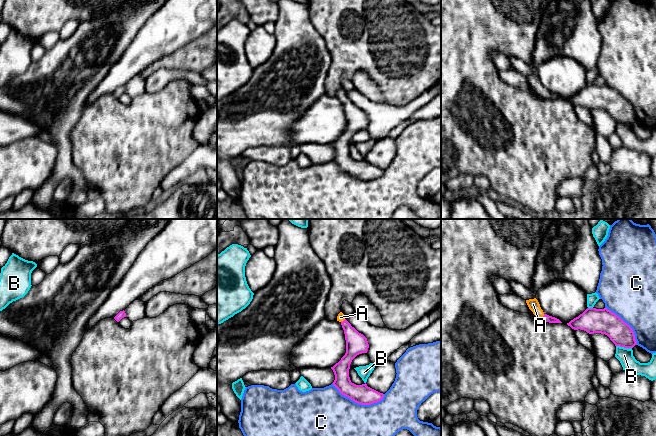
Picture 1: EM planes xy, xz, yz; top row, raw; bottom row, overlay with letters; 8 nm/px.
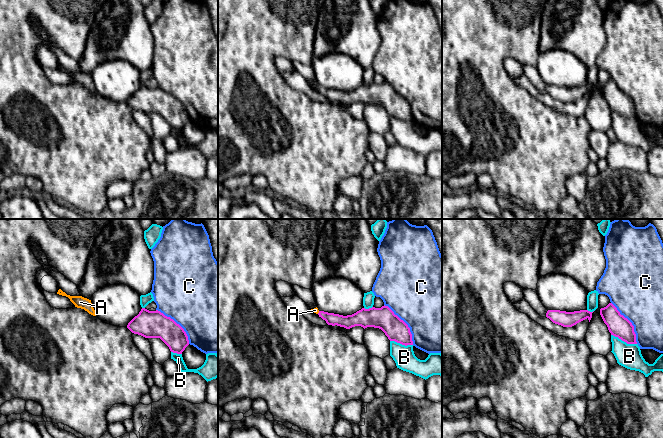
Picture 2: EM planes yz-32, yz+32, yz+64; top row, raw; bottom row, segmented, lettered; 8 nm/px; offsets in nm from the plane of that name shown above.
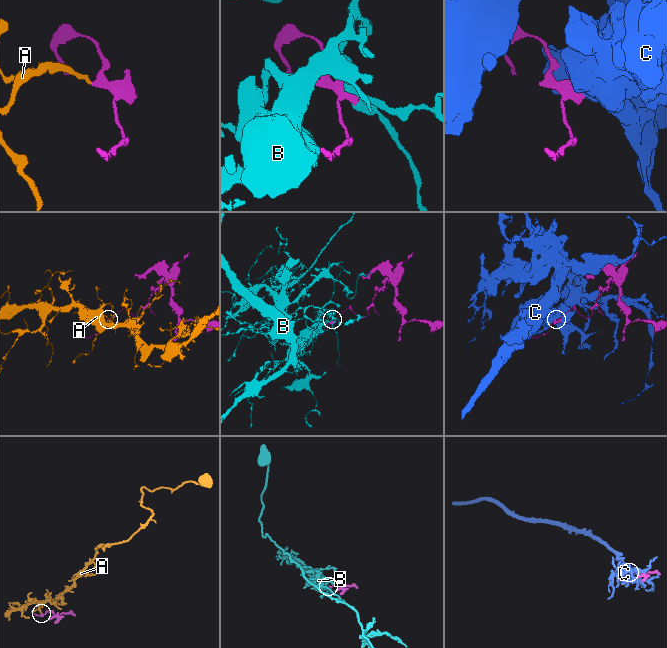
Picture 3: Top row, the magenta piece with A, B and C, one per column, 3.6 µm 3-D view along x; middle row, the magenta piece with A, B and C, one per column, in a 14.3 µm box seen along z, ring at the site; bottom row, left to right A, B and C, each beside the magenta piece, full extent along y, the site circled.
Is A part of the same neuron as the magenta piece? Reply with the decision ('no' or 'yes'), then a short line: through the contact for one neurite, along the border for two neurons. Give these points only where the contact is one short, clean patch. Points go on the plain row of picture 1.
yes | xz (356, 119), (344, 96), (340, 93)

